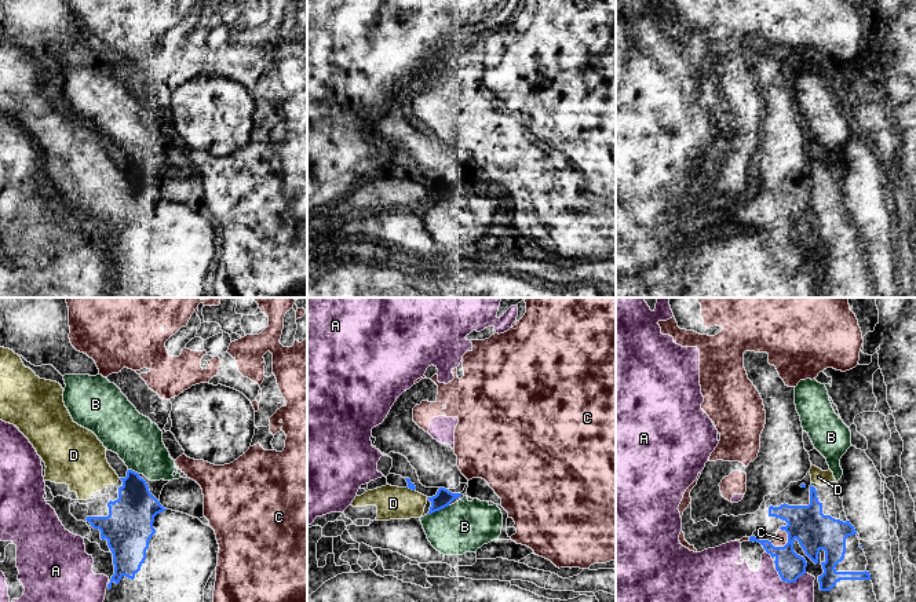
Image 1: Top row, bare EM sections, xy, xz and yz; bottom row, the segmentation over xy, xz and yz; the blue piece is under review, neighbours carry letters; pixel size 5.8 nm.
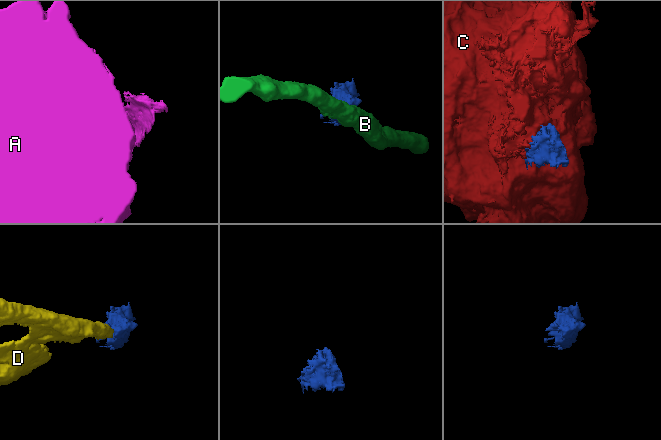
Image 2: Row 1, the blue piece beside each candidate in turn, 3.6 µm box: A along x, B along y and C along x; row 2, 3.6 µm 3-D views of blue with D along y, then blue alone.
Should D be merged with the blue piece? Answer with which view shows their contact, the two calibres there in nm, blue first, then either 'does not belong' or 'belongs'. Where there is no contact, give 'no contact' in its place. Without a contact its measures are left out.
contact in xz; calibres 40 and 190 nm; belongs

